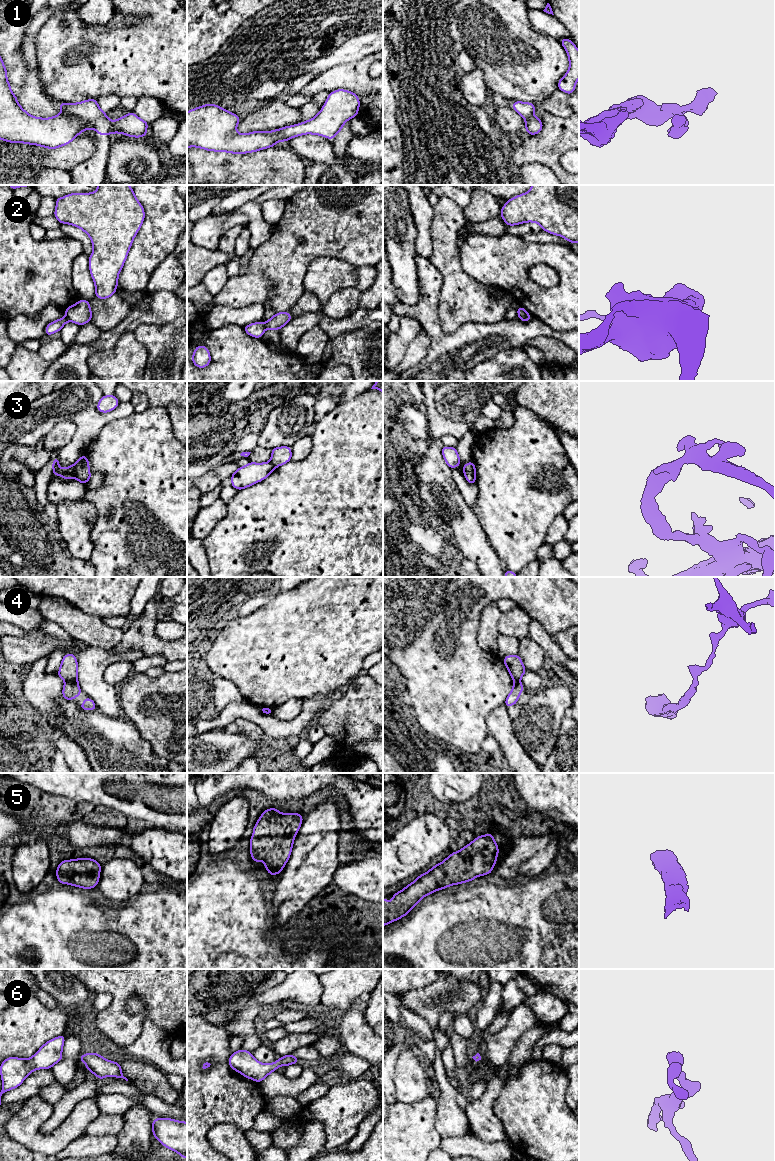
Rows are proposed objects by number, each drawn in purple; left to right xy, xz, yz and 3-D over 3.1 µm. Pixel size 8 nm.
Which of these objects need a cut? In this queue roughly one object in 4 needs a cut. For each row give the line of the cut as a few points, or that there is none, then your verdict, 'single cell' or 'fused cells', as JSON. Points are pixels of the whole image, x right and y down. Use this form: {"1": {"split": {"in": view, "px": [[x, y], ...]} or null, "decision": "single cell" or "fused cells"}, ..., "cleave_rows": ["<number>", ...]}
{"1": {"split": {"in": "xy", "px": [[63, 111], [80, 117], [91, 128]]}, "decision": "fused cells"}, "2": {"split": {"in": "xz", "px": [[263, 323], [265, 327]]}, "decision": "fused cells"}, "3": {"split": {"in": "xy", "px": [[74, 464], [77, 478]]}, "decision": "fused cells"}, "4": {"split": {"in": "xy", "px": [[77, 680], [66, 682]]}, "decision": "fused cells"}, "5": {"split": null, "decision": "single cell"}, "6": {"split": null, "decision": "single cell"}, "cleave_rows": ["1", "2", "3", "4"]}

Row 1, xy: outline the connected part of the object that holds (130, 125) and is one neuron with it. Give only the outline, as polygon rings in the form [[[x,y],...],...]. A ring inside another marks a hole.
[[[97,99],[84,100],[79,103],[62,102],[57,105],[63,112],[81,118],[90,125],[91,129],[95,129],[98,135],[122,133],[136,138],[147,136],[149,122],[140,119],[133,112],[112,121],[107,118],[105,111],[99,108]]]

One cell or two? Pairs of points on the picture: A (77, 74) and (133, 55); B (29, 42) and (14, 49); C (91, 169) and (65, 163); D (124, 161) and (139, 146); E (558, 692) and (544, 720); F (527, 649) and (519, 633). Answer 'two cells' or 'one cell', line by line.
A: one cell
B: two cells
C: two cells
D: one cell
E: one cell
F: two cells

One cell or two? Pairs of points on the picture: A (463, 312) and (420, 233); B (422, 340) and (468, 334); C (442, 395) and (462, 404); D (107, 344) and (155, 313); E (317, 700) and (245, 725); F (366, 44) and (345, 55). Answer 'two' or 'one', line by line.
A: two
B: two
C: one
D: one
E: two
F: one

